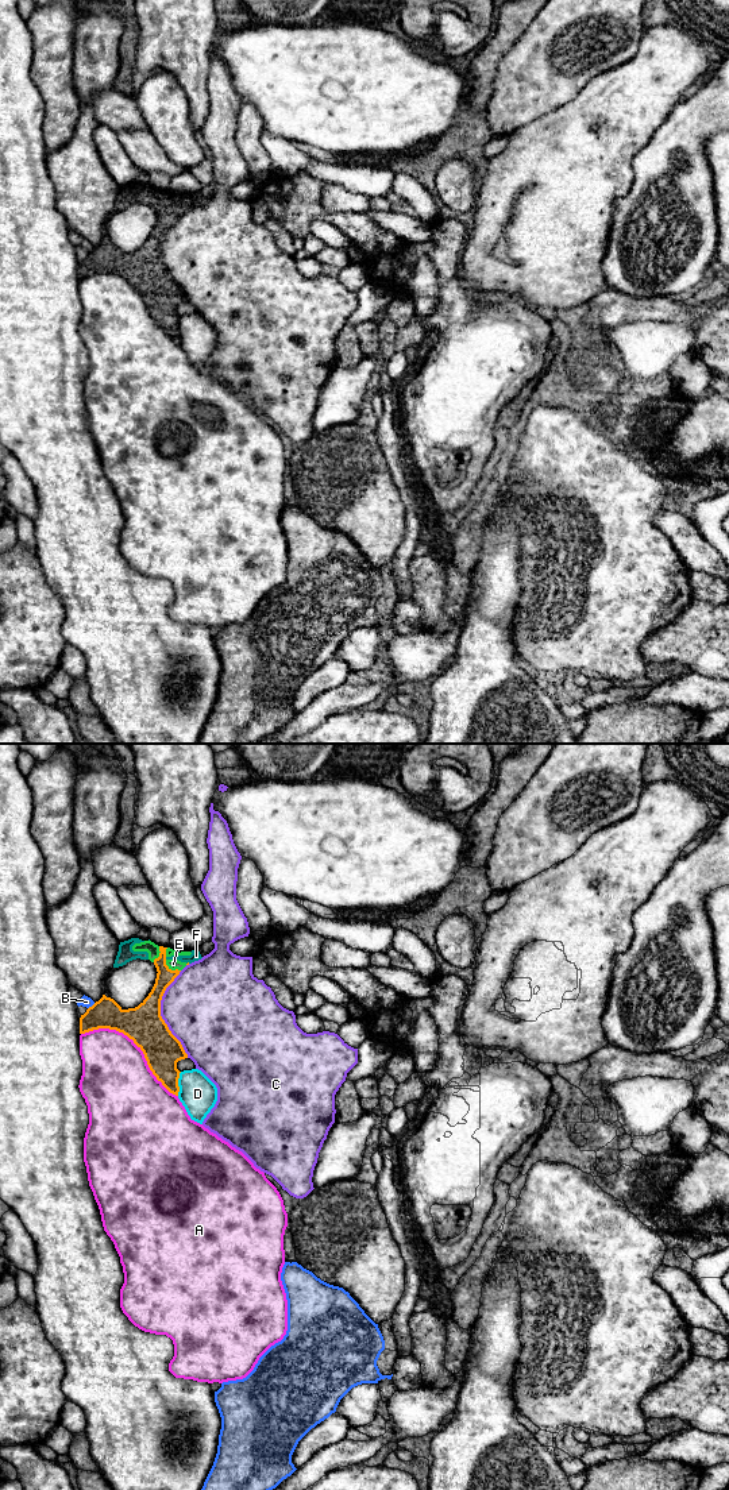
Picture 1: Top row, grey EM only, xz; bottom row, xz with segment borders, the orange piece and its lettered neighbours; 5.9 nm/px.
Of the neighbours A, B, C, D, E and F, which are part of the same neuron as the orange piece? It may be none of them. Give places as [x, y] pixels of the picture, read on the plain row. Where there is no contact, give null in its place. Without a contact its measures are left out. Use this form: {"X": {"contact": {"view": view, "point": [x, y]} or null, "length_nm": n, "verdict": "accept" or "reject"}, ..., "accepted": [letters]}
{"A": {"contact": {"view": "xz", "point": [135, 288]}, "length_nm": 700, "verdict": "reject"}, "B": {"contact": {"view": "xz", "point": [92, 250]}, "length_nm": 60, "verdict": "reject"}, "C": {"contact": {"view": "xz", "point": [159, 258]}, "length_nm": 500, "verdict": "reject"}, "D": {"contact": {"view": "xz", "point": [177, 328]}, "length_nm": 150, "verdict": "reject"}, "E": {"contact": {"view": "xz", "point": [170, 213]}, "length_nm": 120, "verdict": "accept"}, "F": {"contact": null, "verdict": "accept"}, "accepted": ["E", "F"]}

